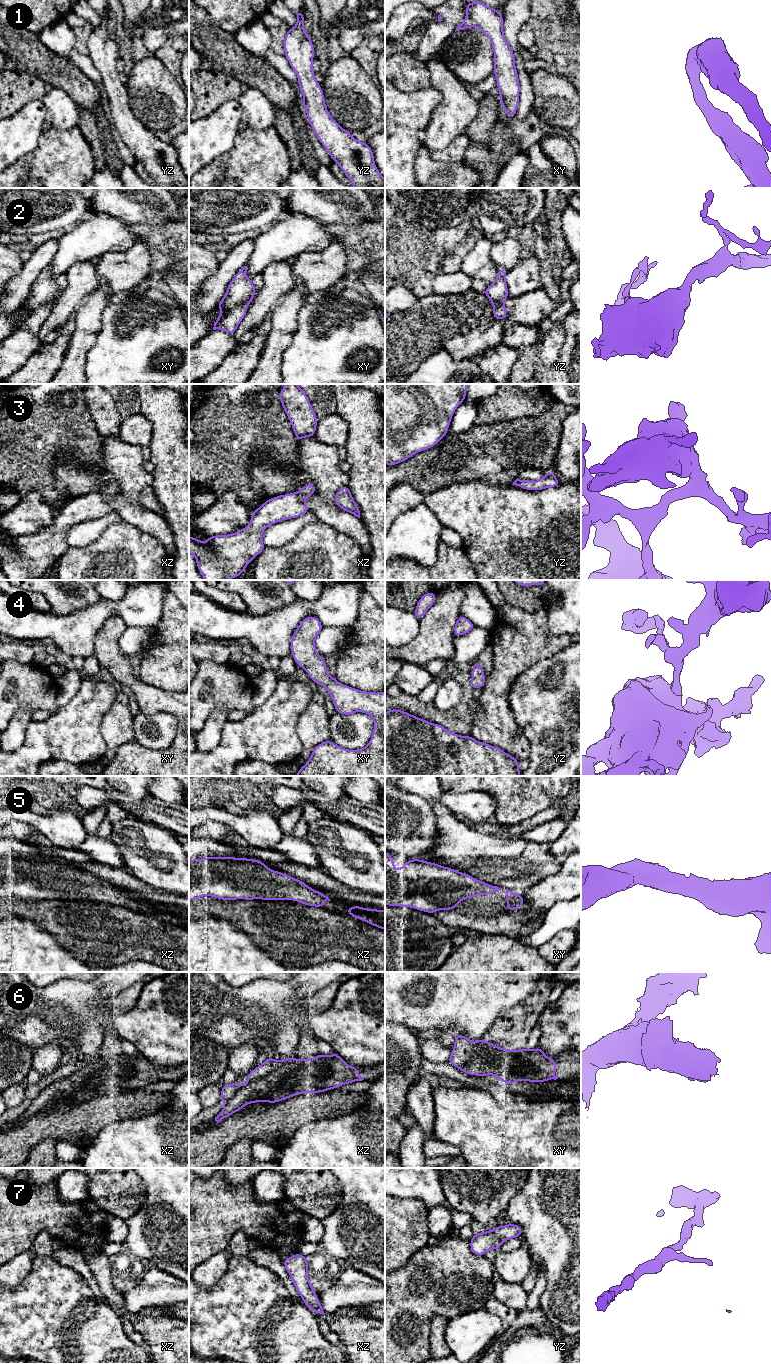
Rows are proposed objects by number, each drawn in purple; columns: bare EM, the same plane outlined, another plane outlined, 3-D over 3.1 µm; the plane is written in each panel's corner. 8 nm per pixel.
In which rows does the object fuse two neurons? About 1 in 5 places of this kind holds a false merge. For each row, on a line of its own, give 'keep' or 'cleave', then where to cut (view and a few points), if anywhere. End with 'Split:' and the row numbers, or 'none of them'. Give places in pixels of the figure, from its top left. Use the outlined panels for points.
1: keep | no cut
2: keep | no cut
3: keep | no cut
4: keep | no cut
5: keep | no cut
6: keep | no cut
7: keep | no cut
Split: none of them

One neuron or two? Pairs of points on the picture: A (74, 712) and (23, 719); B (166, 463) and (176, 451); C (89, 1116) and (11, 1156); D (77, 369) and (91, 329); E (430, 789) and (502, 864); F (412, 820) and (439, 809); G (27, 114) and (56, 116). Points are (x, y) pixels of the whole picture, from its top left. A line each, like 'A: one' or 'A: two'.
A: one
B: one
C: one
D: one
E: one
F: two
G: two

